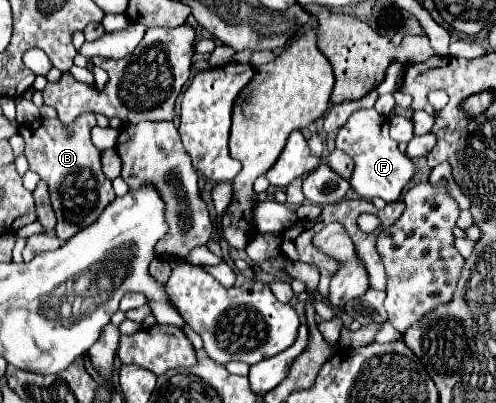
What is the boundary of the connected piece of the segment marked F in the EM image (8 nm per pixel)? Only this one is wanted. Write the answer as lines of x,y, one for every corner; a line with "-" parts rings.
374,108
370,110
356,110
344,128
340,128
336,136
336,148
346,152
356,168
350,178
350,184
356,194
360,194
366,200
382,198
388,204
396,202
402,194
402,190
408,186
408,182
416,174
414,162
398,150
398,144
388,136
388,118
378,114

